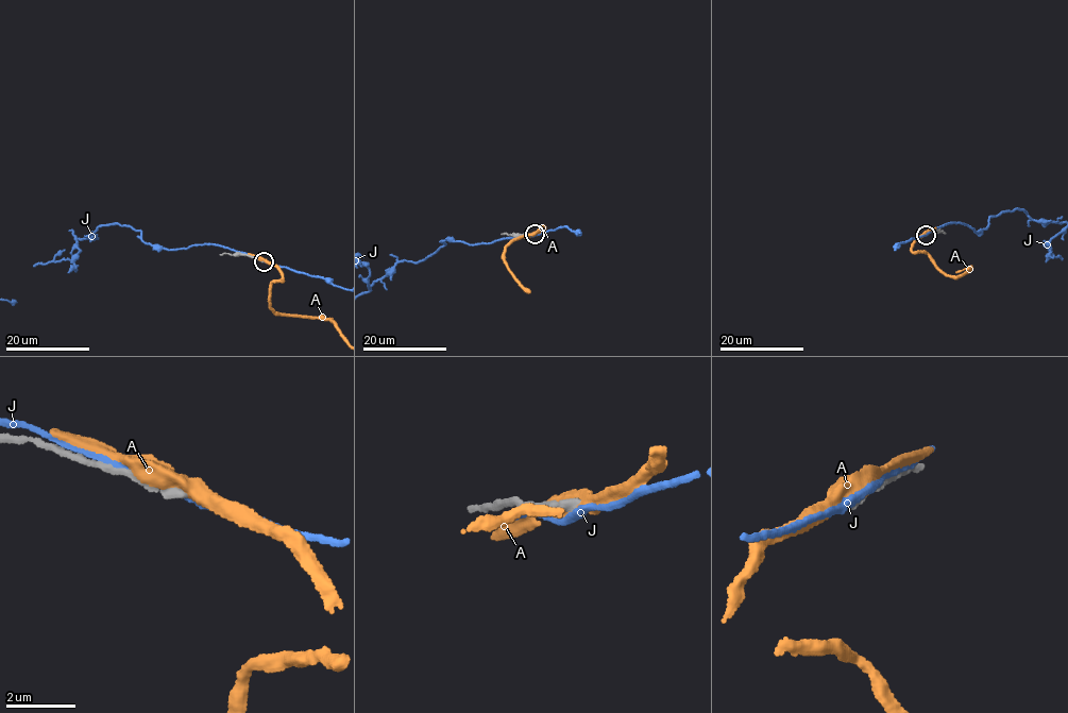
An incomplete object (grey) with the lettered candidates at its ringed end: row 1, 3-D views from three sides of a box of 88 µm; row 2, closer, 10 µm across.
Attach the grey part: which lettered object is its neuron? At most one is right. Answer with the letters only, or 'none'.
none

